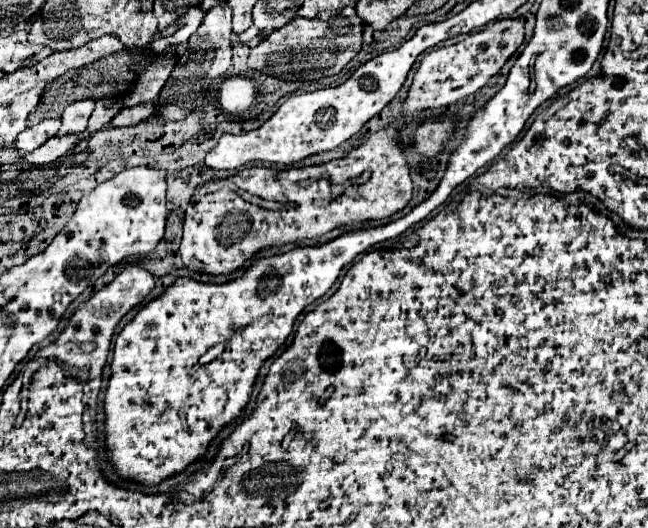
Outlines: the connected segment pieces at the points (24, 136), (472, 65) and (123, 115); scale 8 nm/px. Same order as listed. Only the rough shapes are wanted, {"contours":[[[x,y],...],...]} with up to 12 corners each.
{"contours":[[[42,120],[16,138],[16,148],[28,154],[58,134],[58,120]],[[496,20],[432,50],[404,116],[478,92],[524,42],[520,20]],[[158,100],[122,108],[112,126],[136,126],[154,114]]]}

